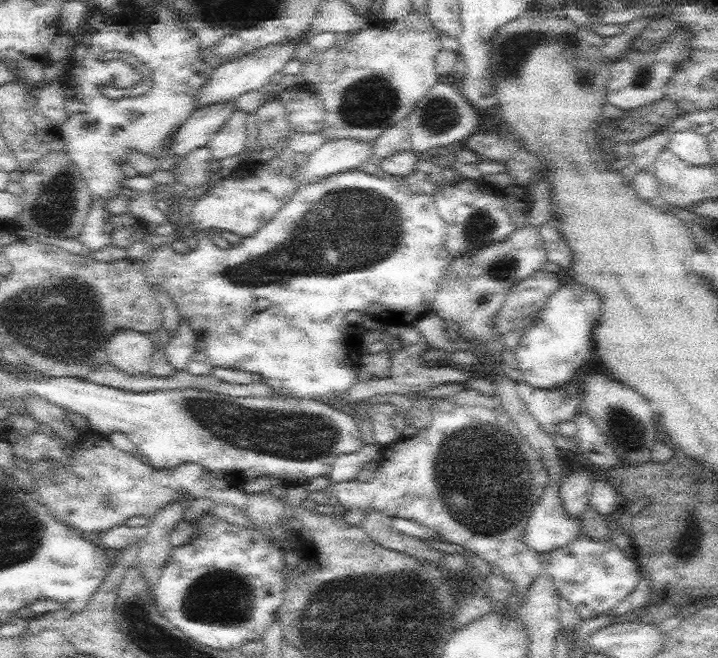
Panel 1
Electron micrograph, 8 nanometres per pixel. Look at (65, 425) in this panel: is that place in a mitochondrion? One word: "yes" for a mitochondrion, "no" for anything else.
no

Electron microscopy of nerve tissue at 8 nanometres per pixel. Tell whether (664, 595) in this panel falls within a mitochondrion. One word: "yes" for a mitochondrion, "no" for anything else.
no

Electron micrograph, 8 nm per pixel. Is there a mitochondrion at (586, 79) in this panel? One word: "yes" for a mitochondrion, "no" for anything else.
yes

